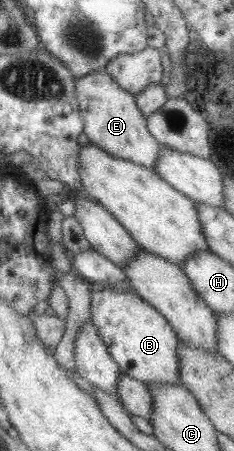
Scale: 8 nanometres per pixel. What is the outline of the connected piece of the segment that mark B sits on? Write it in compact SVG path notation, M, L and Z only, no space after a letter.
M92 283L90 293L91 322L97 327L100 339L122 372L146 386L181 382L177 352L181 342L173 327L152 304L135 292L108 288L104 284Z

